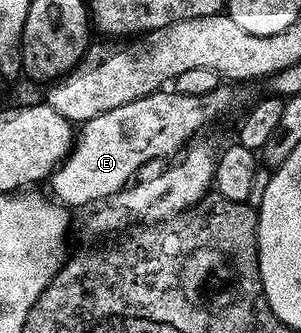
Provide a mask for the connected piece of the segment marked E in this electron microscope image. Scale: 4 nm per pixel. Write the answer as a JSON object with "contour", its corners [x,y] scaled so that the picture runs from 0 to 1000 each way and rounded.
{"contour":[[[754,261],[714,264],[681,288],[601,288],[571,270],[535,270],[445,306],[419,306],[419,318],[352,330],[352,342],[326,342],[326,354],[299,354],[272,390],[249,399],[239,453],[173,520],[169,586],[249,631],[286,622],[302,601],[346,607],[409,577],[432,547],[455,538],[452,517],[482,514],[478,492],[581,471],[664,402],[648,396],[671,393],[701,360],[767,330],[771,276]]]}

